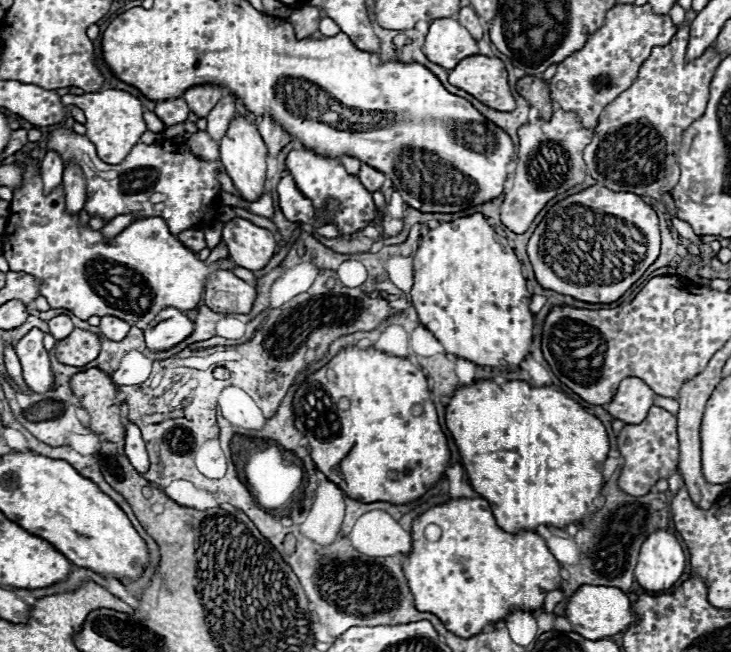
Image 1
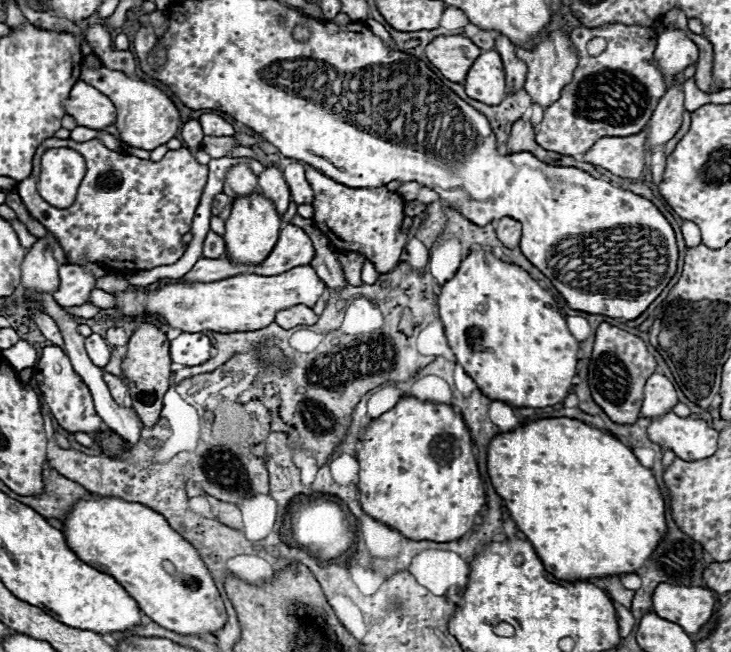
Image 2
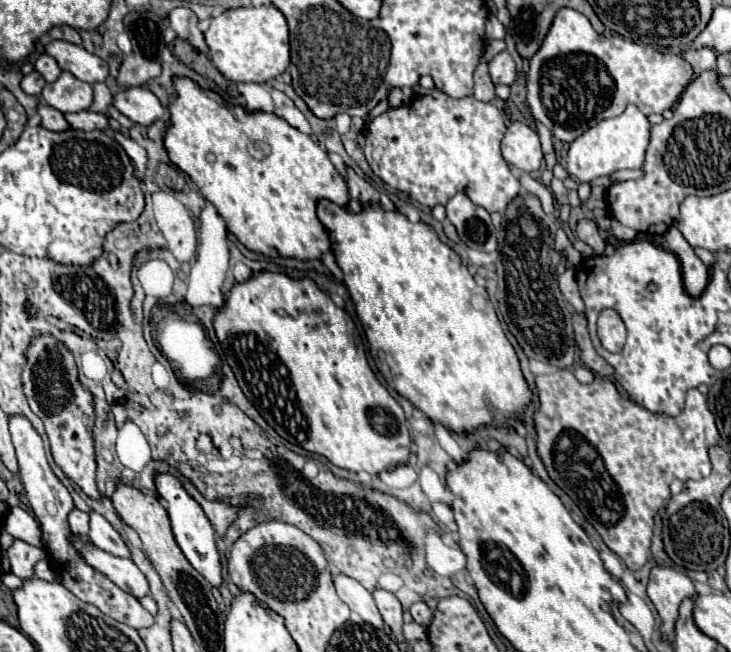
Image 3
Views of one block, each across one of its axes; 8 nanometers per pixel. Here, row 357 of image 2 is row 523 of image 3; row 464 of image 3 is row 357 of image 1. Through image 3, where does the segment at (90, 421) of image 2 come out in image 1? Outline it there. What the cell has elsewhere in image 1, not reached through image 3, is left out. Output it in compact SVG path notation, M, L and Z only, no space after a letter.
M32 328L16 346L16 354L22 364L22 376L26 384L36 394L46 394L54 386L54 374L50 368L48 350L42 344L44 332L38 328Z

